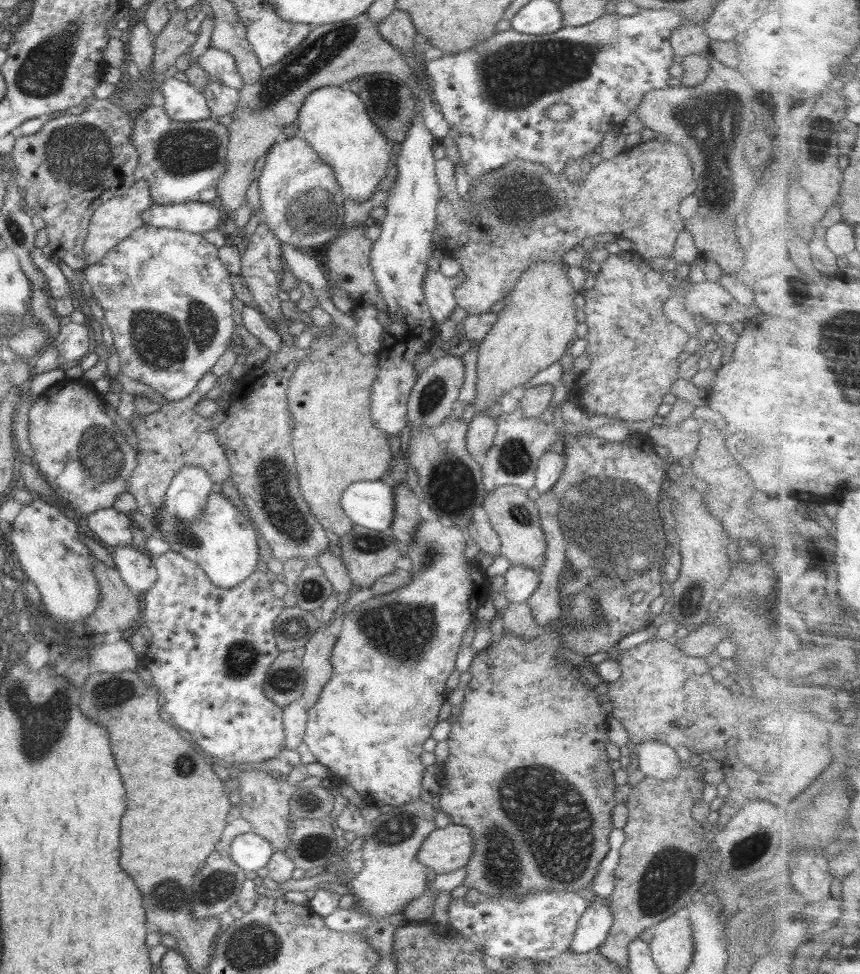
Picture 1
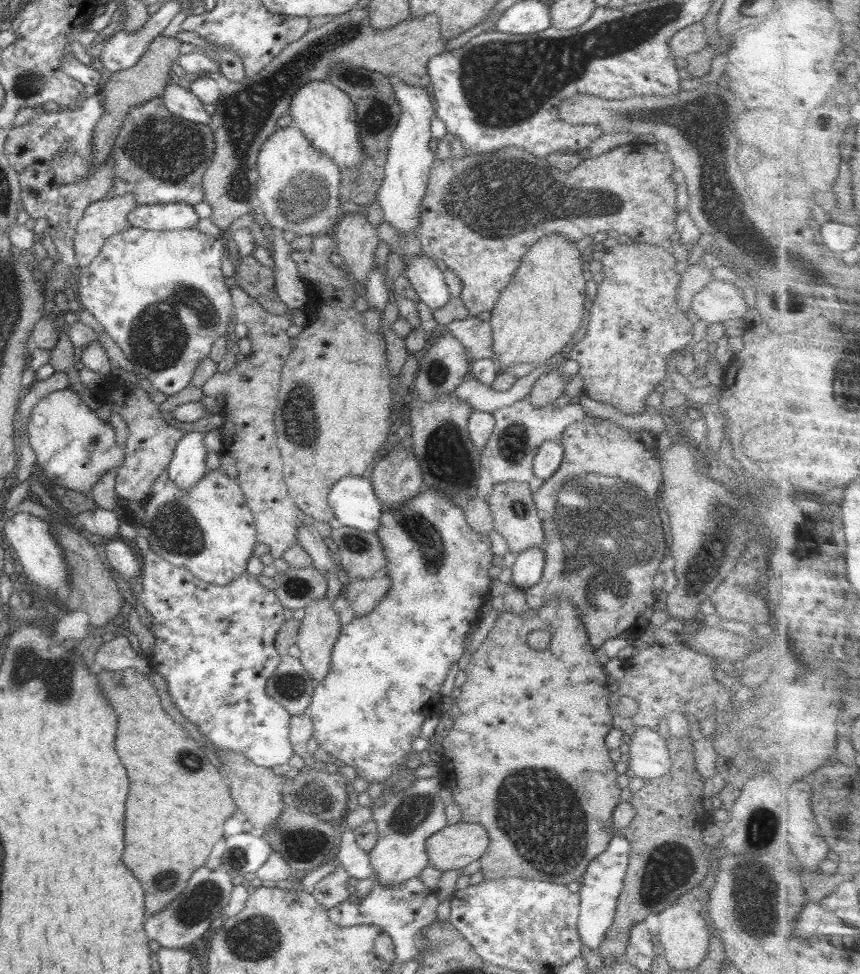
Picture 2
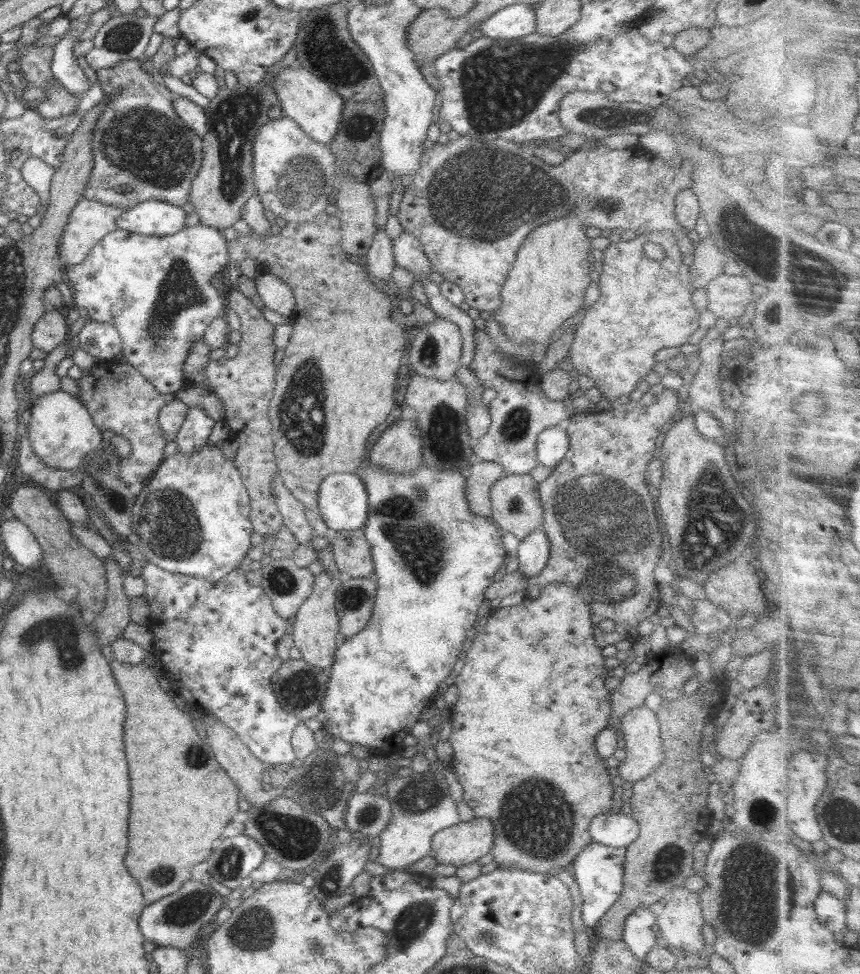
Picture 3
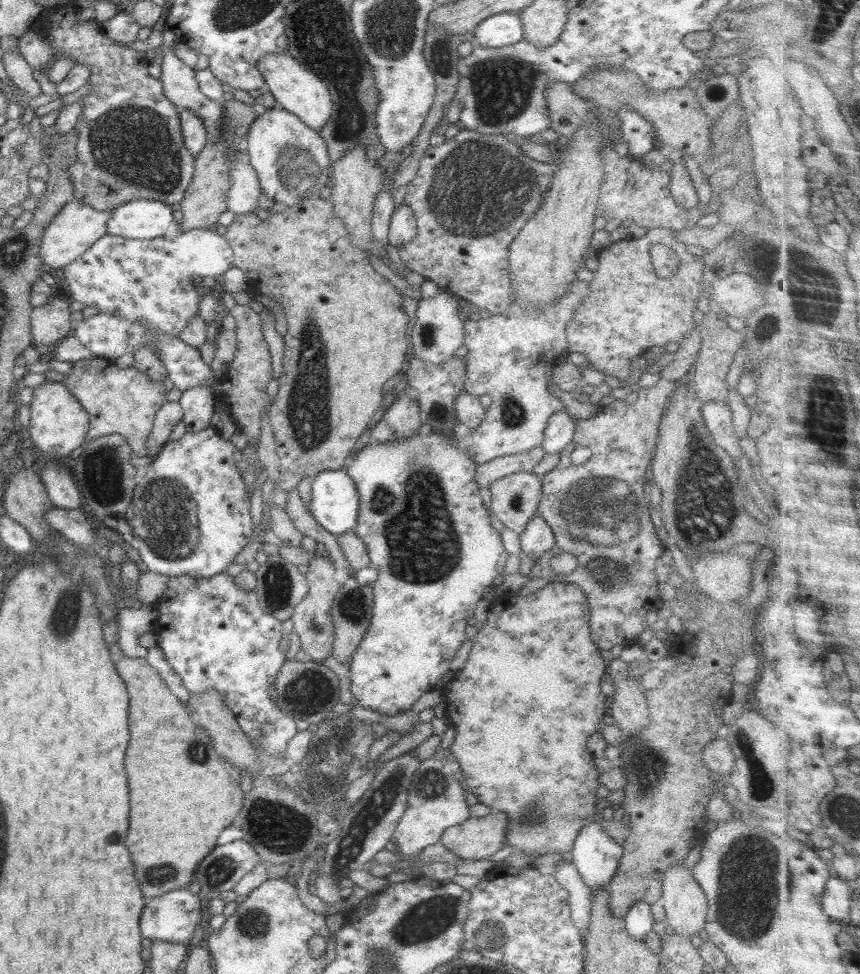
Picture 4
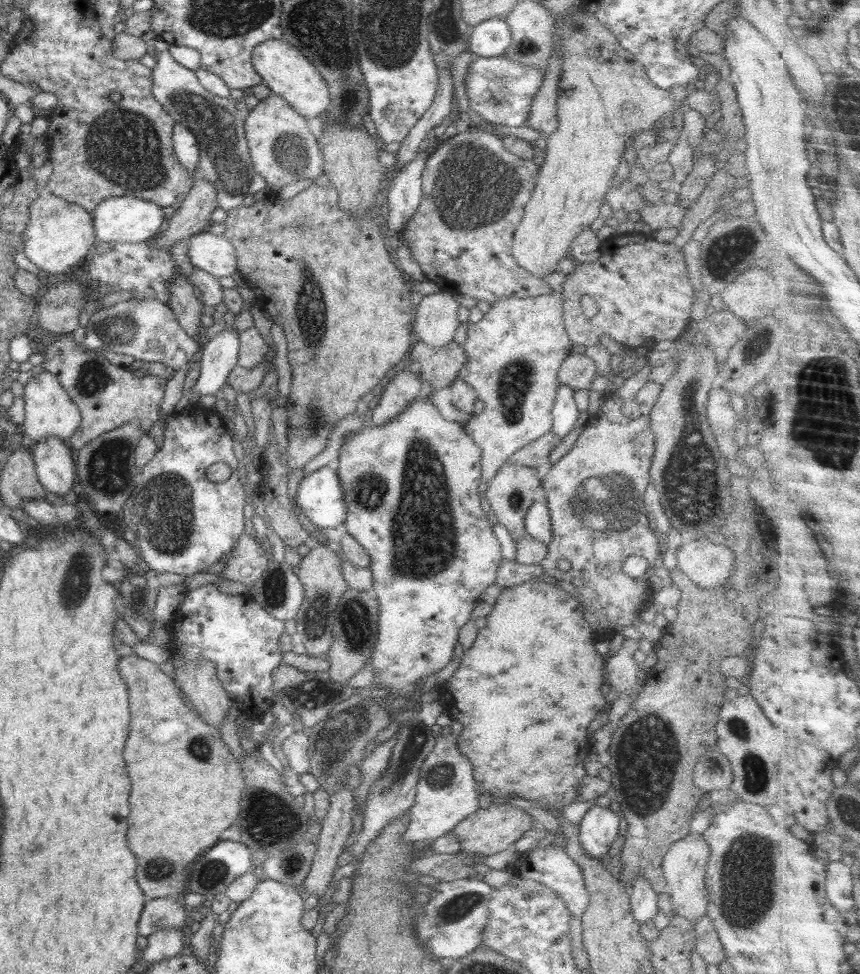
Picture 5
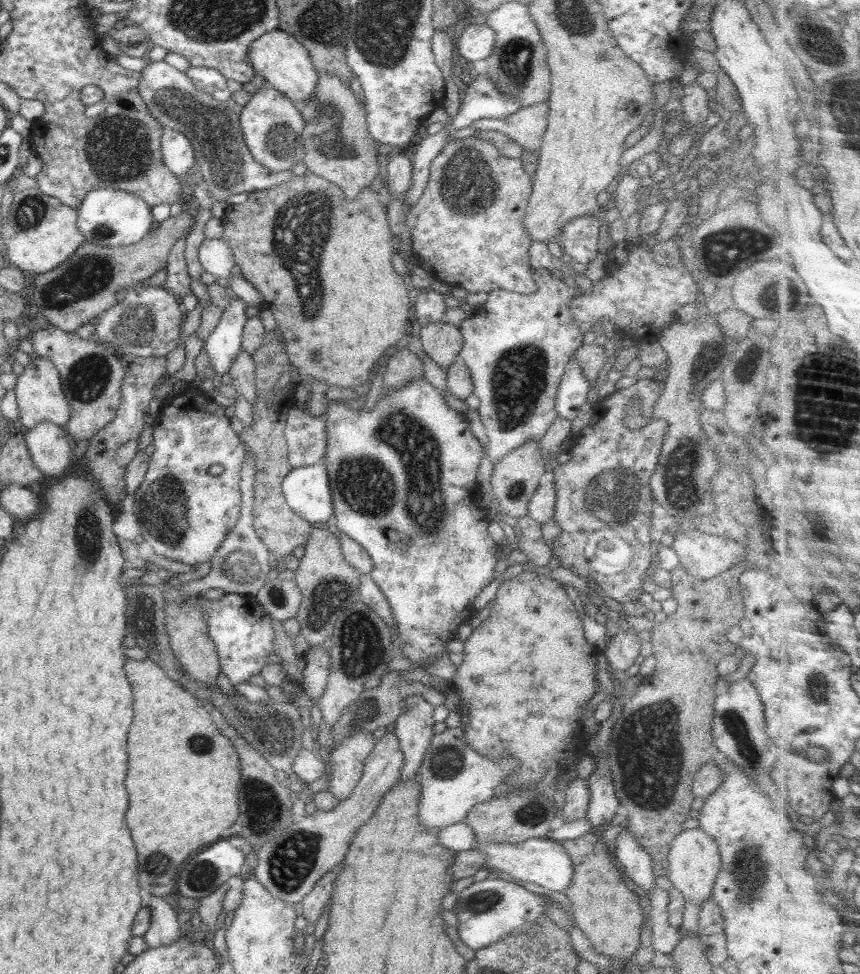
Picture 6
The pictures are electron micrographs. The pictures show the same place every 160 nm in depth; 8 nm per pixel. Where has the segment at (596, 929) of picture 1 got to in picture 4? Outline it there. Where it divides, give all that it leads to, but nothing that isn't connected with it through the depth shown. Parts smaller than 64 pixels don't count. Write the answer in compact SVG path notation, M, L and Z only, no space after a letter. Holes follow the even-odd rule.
M599 816L581 828L572 848L572 862L584 882L591 888L591 896L610 882L622 857L621 844L609 837Z

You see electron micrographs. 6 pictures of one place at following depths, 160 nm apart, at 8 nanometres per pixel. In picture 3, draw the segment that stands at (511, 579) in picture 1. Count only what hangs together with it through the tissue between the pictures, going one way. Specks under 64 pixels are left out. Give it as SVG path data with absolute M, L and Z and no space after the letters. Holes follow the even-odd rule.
M540 529L528 534L518 546L516 560L518 572L522 572L527 579L534 578L546 567L550 557L550 541L545 532Z

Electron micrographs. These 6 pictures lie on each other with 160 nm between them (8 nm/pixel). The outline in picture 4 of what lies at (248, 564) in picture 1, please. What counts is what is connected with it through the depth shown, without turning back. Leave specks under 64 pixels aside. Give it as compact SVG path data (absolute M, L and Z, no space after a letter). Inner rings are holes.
M206 427L186 432L180 439L168 441L155 452L146 474L138 482L138 488L134 489L125 518L132 527L137 544L141 546L139 554L143 570L169 578L181 575L211 578L225 573L238 553L242 552L242 547L250 542L253 535L250 499L242 472L232 458L234 449L230 440L221 437L219 430Z

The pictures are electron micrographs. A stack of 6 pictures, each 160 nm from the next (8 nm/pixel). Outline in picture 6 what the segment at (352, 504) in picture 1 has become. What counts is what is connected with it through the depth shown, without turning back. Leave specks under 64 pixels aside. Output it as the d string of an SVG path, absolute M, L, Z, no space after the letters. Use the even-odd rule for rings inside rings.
M316 463L302 468L291 468L281 484L285 501L289 507L309 523L326 522L333 517L334 509L331 497L326 465Z

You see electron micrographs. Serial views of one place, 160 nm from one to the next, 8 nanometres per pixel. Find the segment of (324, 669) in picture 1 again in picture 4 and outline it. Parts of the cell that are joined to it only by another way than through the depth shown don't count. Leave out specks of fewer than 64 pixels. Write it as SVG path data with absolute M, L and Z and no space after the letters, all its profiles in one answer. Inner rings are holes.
M315 556L314 560L308 562L308 567L305 576L310 590L306 598L294 608L291 616L292 632L300 637L300 648L305 652L307 659L322 662L333 654L334 626L330 608L341 585L334 578L335 567L328 557Z

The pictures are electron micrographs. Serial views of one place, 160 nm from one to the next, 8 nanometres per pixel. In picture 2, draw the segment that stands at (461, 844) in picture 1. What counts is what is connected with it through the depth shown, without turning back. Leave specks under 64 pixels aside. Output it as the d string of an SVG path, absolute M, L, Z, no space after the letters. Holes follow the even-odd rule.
M460 820L429 836L425 850L430 865L447 871L464 868L479 860L486 853L488 844L488 833L480 823Z

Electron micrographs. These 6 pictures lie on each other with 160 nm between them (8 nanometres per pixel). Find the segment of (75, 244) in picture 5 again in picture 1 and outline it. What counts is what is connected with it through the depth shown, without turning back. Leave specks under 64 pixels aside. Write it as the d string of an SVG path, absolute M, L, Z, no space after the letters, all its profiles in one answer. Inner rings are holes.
M145 180L135 181L126 194L111 198L103 202L92 214L88 236L85 238L85 261L88 265L99 263L104 258L105 252L114 248L123 238L135 232L140 226L144 226L141 214L143 210L154 204L150 196L148 183Z

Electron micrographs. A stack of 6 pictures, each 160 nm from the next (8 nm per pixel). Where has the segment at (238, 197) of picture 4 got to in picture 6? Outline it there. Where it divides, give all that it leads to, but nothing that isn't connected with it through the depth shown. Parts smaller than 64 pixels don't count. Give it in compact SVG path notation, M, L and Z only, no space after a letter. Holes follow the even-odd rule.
M166 61L149 62L141 70L142 80L138 91L148 106L150 115L162 127L180 132L188 138L194 150L194 159L205 182L205 188L214 200L225 201L232 194L268 190L288 182L295 174L290 170L272 172L254 160L246 147L239 113L228 108L226 102L218 101L208 93L194 87L192 79L184 71L172 67Z

